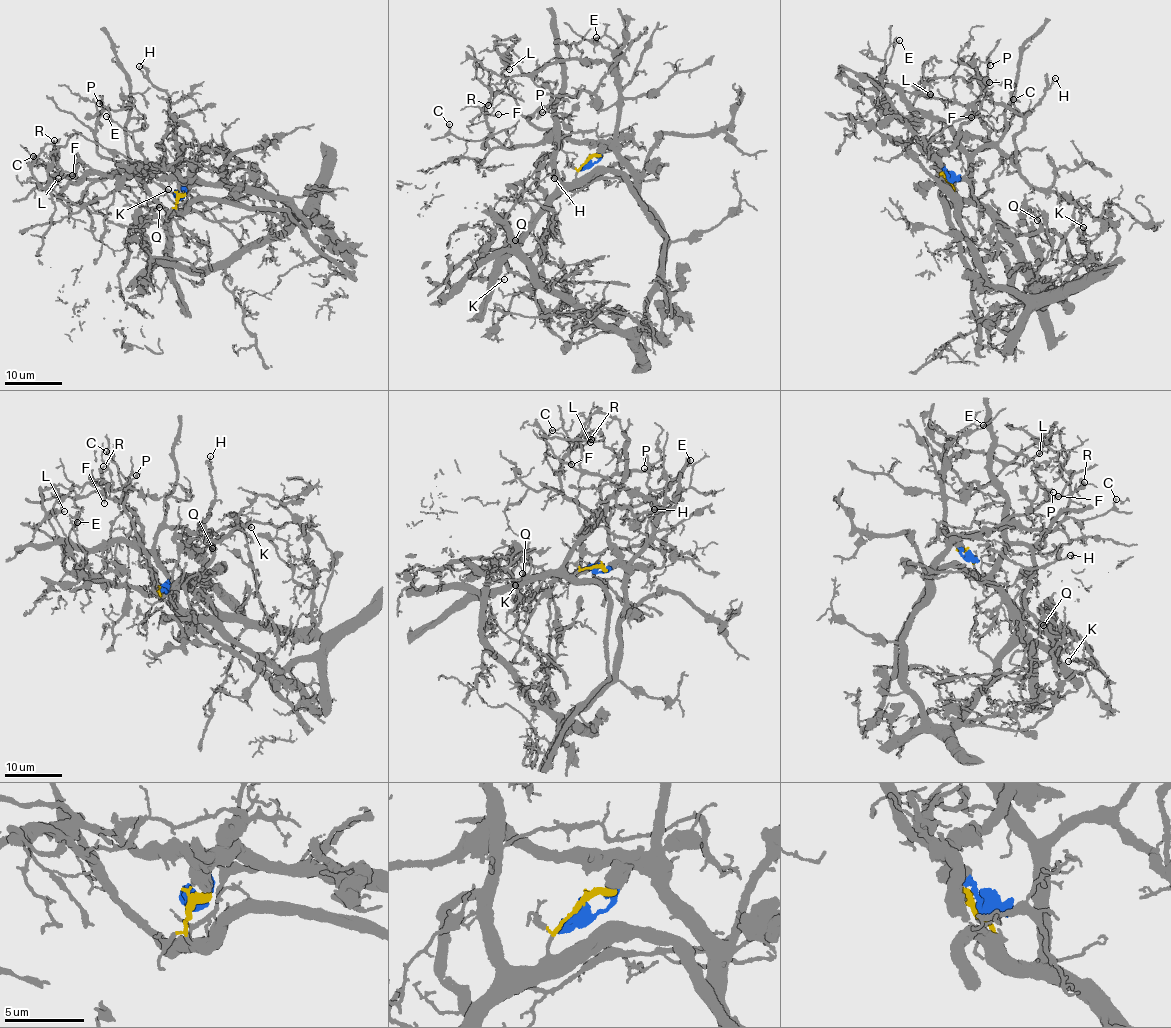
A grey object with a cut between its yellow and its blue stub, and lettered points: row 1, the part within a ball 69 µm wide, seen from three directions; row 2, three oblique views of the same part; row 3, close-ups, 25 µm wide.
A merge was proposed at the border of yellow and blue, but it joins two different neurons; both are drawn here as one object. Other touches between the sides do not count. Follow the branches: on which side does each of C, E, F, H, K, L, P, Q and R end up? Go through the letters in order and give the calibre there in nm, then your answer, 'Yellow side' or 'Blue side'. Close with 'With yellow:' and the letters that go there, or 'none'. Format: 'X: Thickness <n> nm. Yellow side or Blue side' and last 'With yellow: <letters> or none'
C: Thickness 150 nm. Blue side
E: Thickness 100 nm. Blue side
F: Thickness 120 nm. Blue side
H: Thickness 120 nm. Yellow side
K: Thickness 80 nm. Yellow side
L: Thickness 140 nm. Blue side
P: Thickness 190 nm. Blue side
Q: Thickness 120 nm. Yellow side
R: Thickness 280 nm. Blue side
With yellow: H, K, Q

